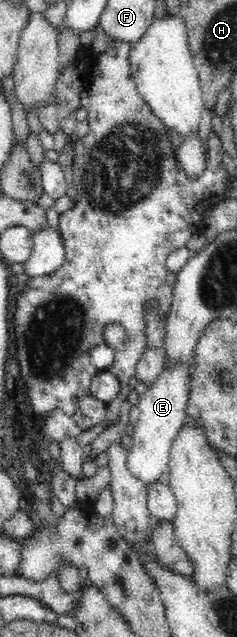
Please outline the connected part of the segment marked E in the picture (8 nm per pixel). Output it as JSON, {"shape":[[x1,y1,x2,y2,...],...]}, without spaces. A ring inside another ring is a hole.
{"shape":[[191,363,175,365,172,369,164,364,161,376,150,386,148,391,140,395,137,407,140,410,139,420,134,424,131,435,132,446,128,448,128,470,141,482,158,481,161,474,168,471,171,445,185,425,186,405,190,398,190,382,192,382]]}

